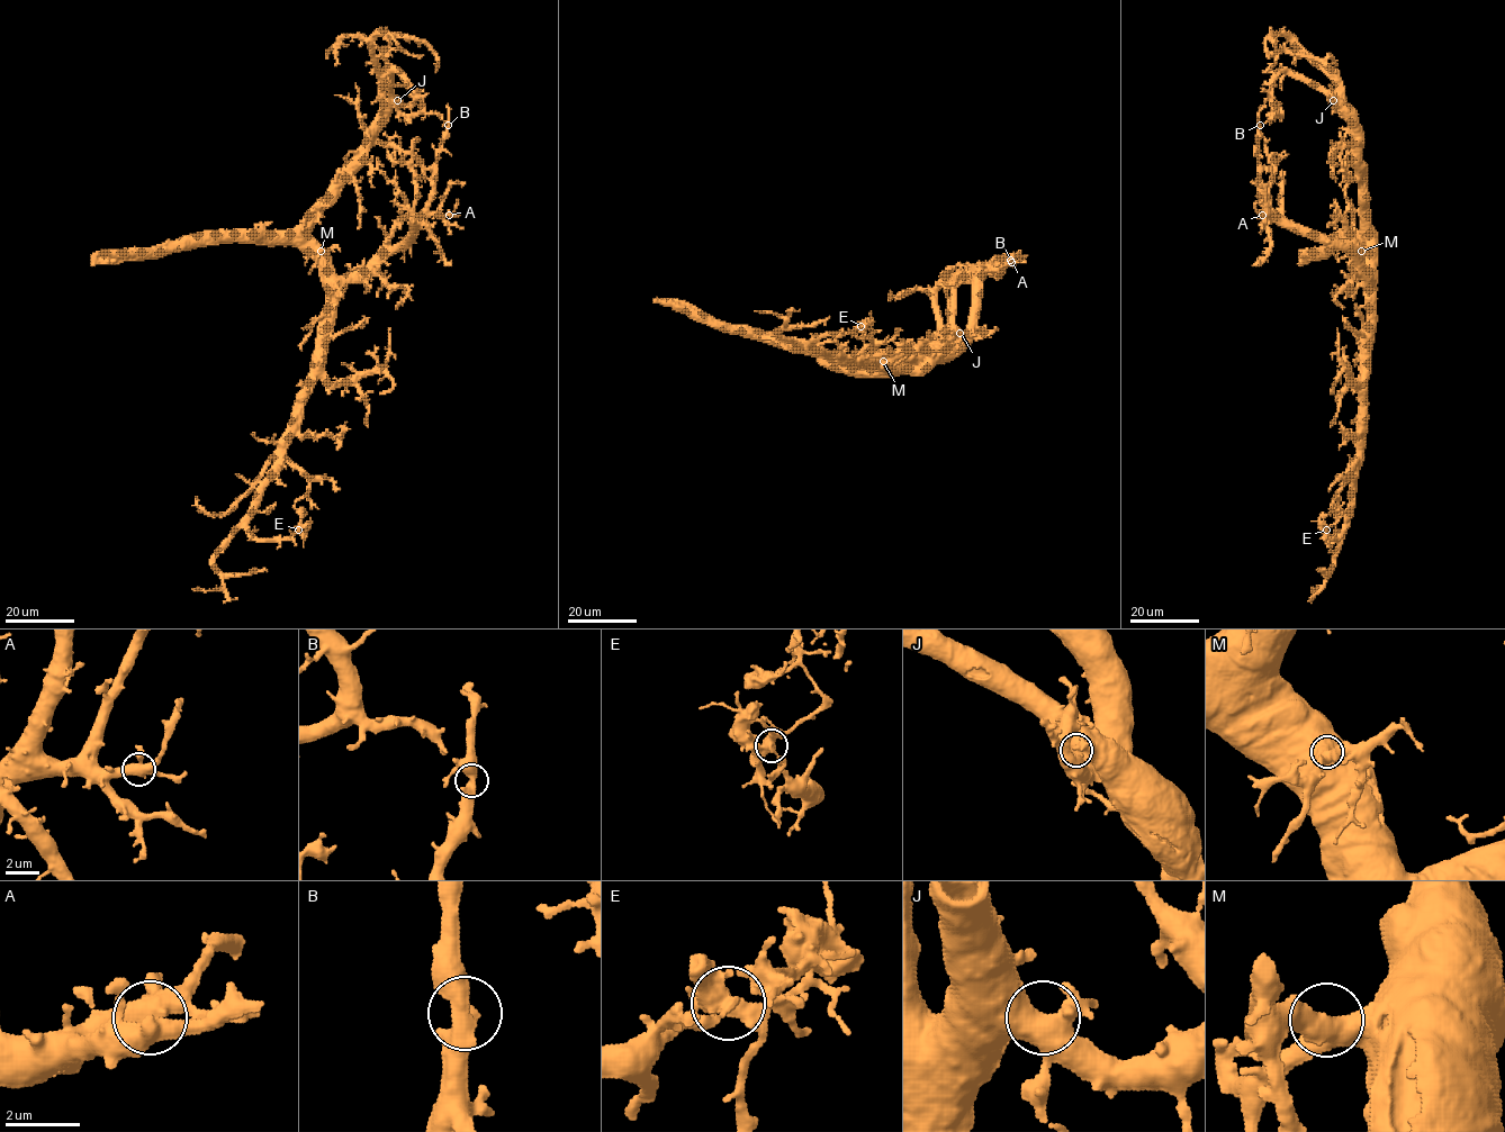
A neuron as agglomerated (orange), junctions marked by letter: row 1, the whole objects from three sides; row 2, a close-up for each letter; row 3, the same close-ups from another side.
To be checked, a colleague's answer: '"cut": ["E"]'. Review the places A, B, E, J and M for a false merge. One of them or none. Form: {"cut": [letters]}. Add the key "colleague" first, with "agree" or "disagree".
{"colleague": "agree", "cut": ["E"]}

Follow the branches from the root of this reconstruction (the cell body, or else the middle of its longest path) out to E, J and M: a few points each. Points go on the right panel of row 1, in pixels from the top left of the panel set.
E: (1368, 281), (1369, 374), (1361, 461), (1345, 530), (1336, 537), (1326, 530)
J: (1368, 281), (1369, 235), (1361, 216), (1352, 126), (1333, 100)
M: (1368, 281), (1368, 264), (1361, 251)

